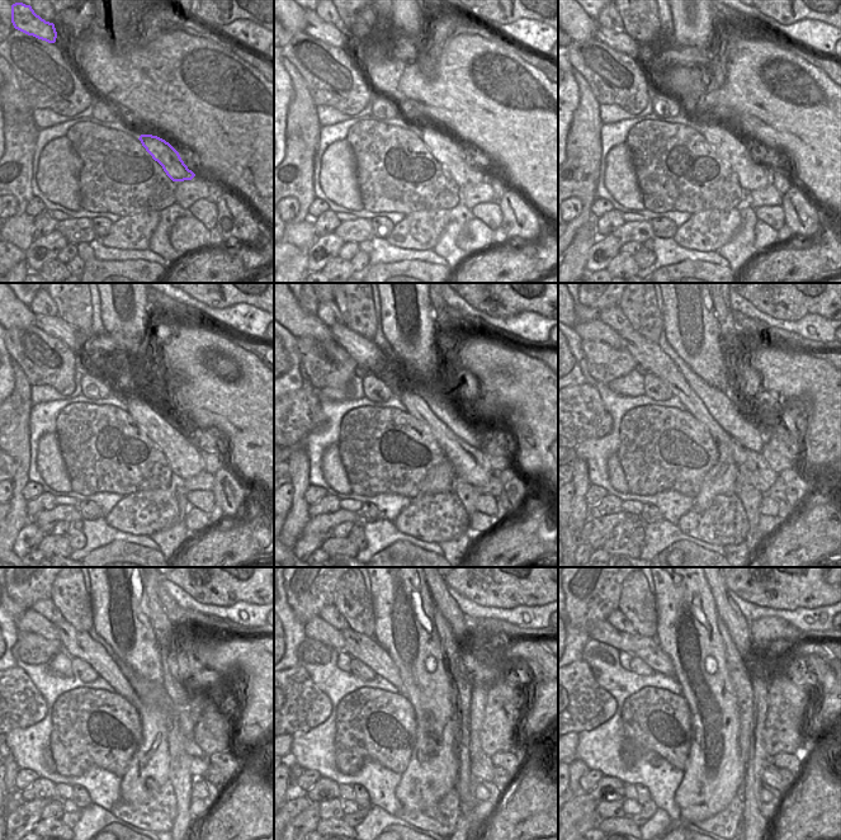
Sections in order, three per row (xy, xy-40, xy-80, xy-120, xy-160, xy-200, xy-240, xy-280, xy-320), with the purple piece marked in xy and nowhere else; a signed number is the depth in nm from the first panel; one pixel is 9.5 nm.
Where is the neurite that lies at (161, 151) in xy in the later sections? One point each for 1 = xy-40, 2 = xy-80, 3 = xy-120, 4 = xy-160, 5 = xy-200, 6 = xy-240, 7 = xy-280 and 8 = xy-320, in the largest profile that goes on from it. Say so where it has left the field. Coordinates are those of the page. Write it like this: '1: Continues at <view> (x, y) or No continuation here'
1: Continues at xy-40 (445, 150)
2: Continues at xy-80 (752, 174)
3: Continues at xy-120 (184, 459)
4: Continues at xy-160 (468, 462)
5: Continues at xy-200 (650, 357)
6: Continues at xy-240 (80, 645)
7: Continues at xy-280 (364, 649)
8: Continues at xy-320 (646, 649).

